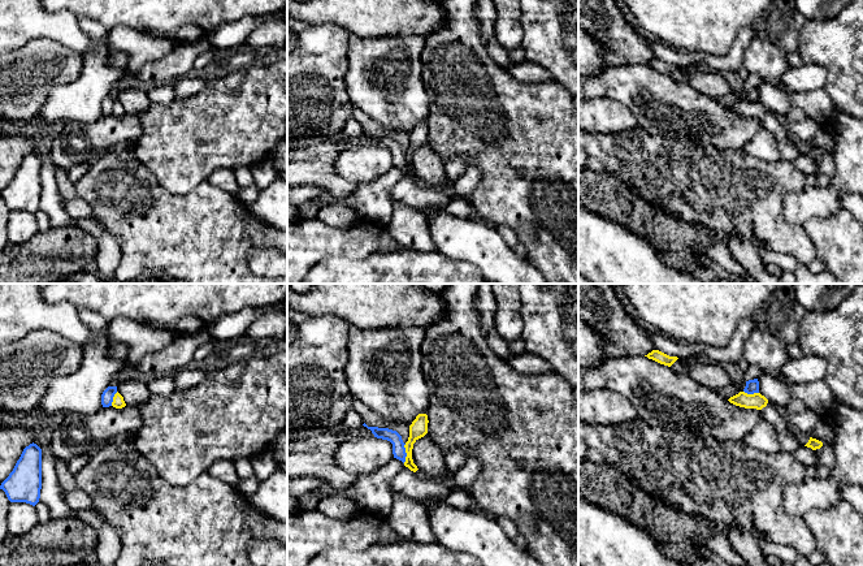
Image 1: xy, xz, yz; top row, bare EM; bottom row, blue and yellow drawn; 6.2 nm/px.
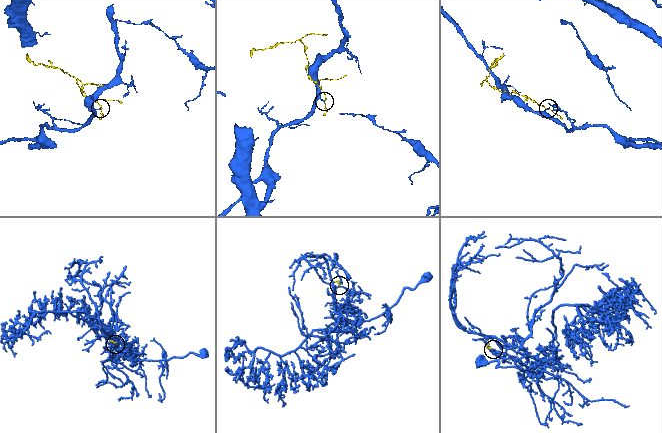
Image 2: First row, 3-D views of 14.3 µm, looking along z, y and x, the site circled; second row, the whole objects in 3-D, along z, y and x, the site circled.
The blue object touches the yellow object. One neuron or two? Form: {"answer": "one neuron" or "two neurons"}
{"answer": "two neurons"}

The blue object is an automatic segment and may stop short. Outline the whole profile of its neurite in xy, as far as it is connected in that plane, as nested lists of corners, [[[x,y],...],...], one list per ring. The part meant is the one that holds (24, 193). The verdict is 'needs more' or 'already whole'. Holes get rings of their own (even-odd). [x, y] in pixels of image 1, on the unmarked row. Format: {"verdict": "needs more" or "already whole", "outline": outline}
{"verdict": "already whole", "outline": [[[36,152],[26,155],[13,180],[1,191],[10,211],[26,211],[35,215],[42,198],[42,157]]]}

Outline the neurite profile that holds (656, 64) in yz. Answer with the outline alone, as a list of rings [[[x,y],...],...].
[[[652,59],[645,65],[668,75],[671,75],[678,68],[677,65],[669,65],[659,59]]]

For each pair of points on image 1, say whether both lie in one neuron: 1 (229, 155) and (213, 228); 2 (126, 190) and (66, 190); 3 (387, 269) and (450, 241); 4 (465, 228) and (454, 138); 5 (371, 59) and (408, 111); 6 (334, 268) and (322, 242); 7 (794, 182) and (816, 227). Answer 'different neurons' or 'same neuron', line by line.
1: different neurons
2: different neurons
3: different neurons
4: different neurons
5: same neuron
6: different neurons
7: different neurons

